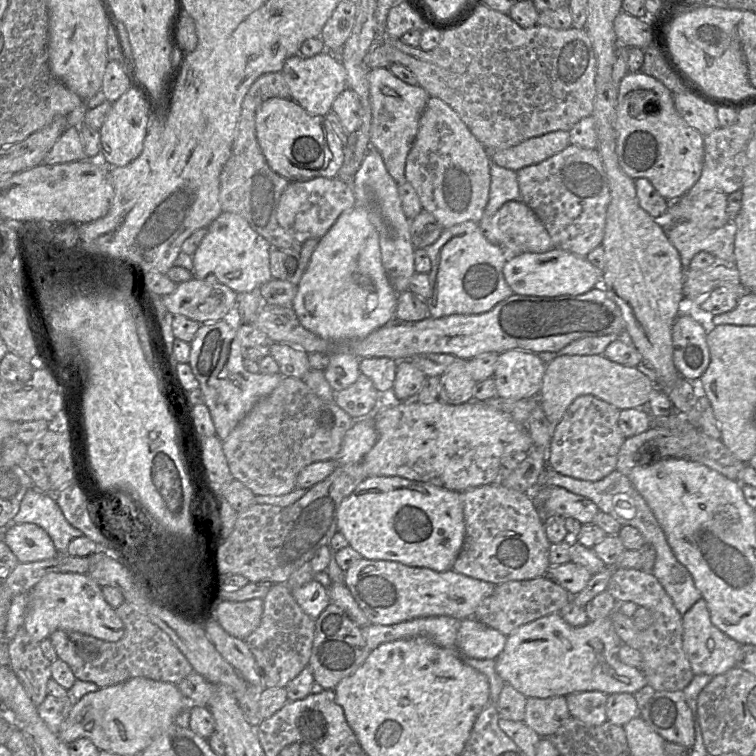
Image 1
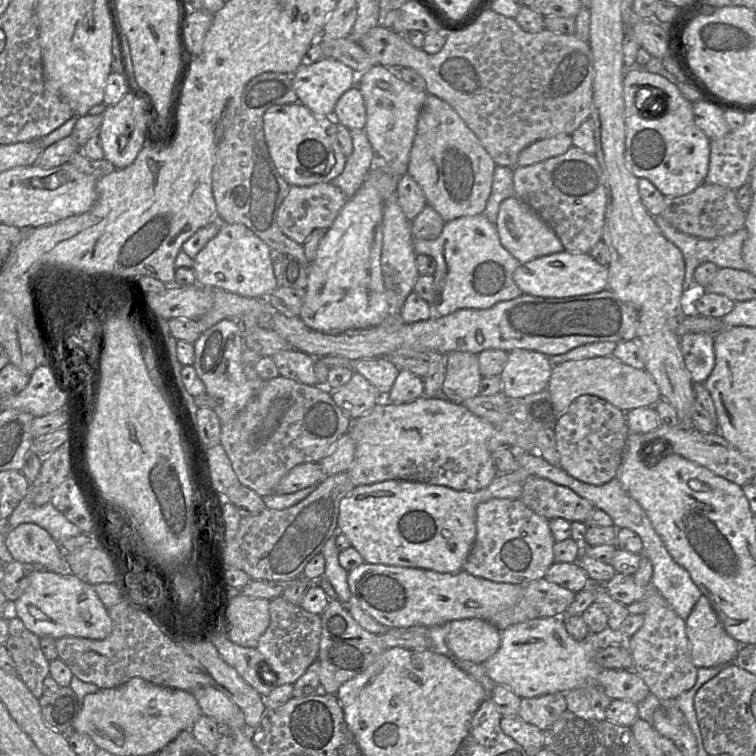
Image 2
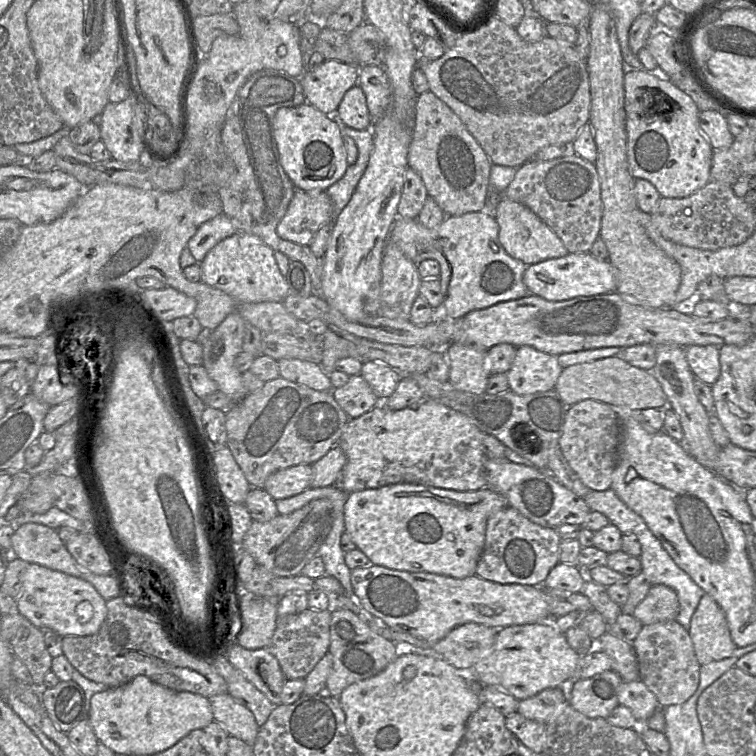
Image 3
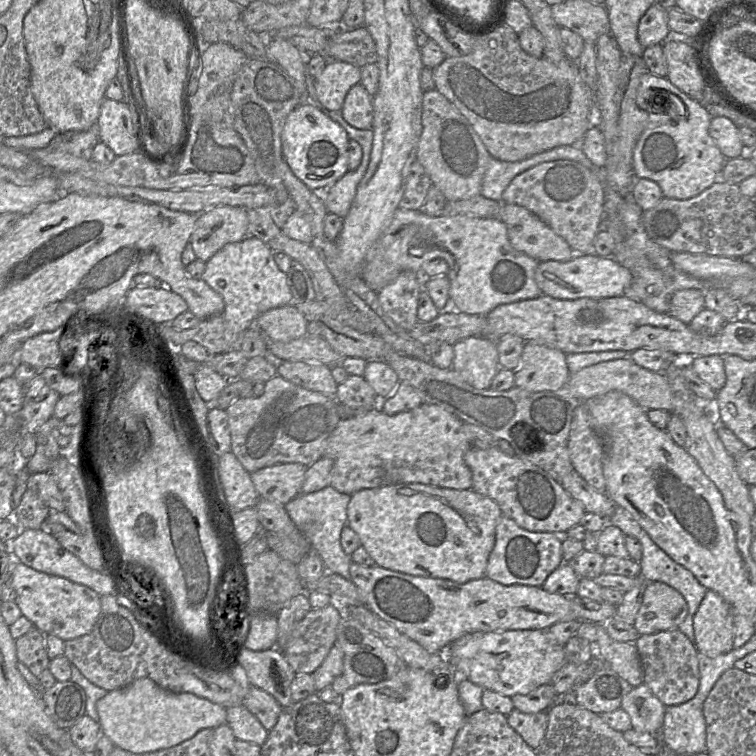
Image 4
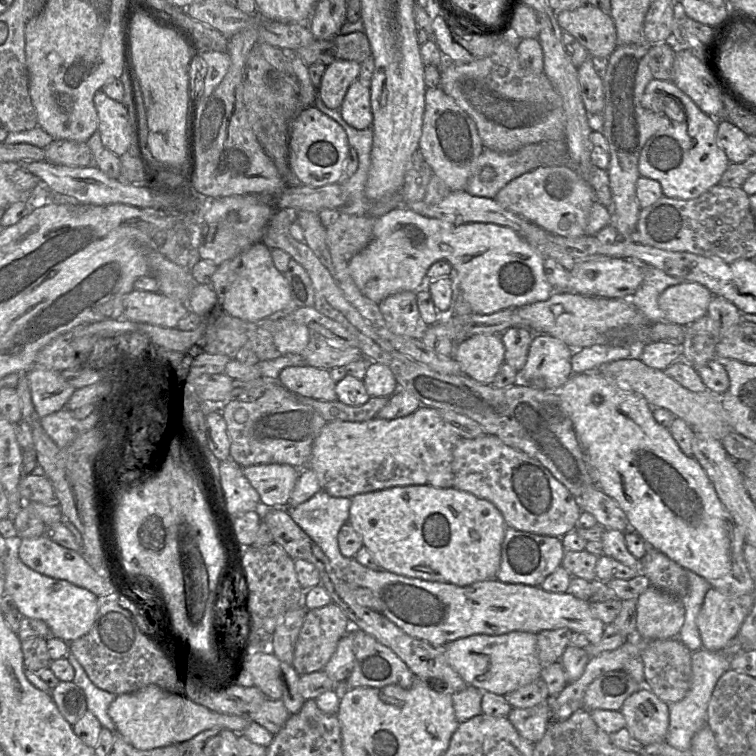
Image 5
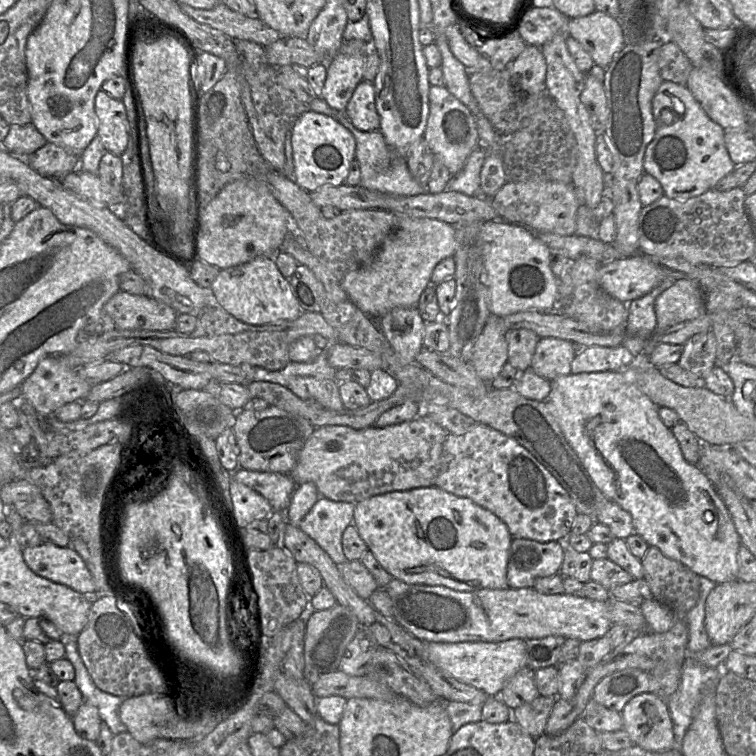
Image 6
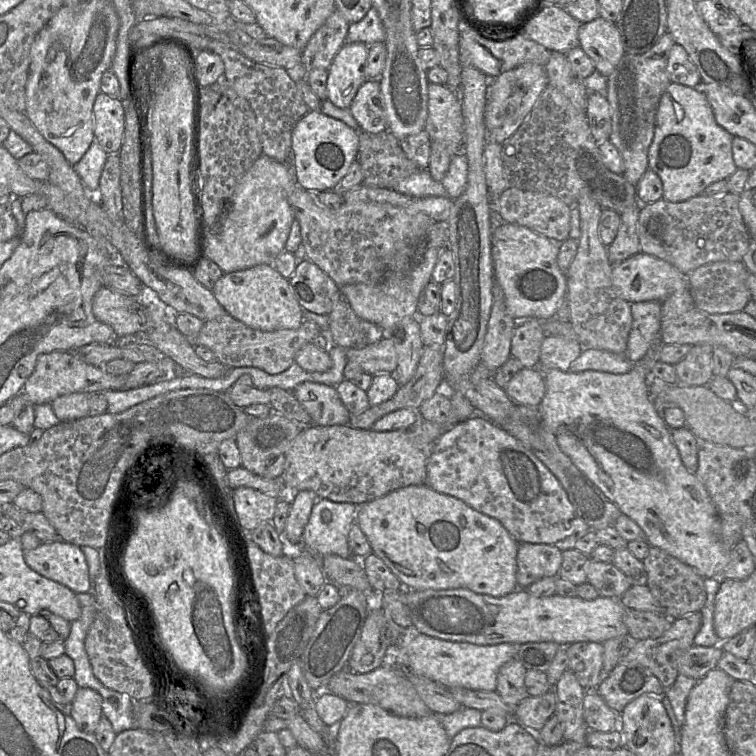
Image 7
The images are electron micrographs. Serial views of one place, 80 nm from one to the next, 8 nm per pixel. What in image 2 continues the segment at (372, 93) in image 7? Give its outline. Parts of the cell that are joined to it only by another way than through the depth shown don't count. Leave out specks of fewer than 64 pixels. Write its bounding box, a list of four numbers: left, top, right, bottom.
[334,85,366,130]

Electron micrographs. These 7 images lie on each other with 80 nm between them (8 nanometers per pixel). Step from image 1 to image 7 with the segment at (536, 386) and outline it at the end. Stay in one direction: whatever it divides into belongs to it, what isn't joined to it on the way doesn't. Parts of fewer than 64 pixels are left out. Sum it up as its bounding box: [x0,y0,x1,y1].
[538,336,582,372]

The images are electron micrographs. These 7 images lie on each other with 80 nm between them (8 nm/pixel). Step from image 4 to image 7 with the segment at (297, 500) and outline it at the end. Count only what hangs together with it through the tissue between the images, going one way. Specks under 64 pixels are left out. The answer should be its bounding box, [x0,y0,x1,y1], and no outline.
[303,498,357,559]

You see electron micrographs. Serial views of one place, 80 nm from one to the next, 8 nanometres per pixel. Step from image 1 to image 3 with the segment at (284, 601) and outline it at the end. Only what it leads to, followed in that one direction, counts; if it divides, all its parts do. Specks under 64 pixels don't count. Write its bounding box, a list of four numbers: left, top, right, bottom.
[265,608,330,679]

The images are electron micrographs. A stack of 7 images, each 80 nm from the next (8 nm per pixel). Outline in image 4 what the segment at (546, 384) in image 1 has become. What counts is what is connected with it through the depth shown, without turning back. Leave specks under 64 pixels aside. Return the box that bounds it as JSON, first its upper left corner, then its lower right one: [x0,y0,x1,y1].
[556,359,673,413]

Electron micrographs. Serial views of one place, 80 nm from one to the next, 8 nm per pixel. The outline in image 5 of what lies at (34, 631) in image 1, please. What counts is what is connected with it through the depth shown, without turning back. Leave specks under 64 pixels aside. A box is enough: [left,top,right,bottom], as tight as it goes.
[4,547,98,643]

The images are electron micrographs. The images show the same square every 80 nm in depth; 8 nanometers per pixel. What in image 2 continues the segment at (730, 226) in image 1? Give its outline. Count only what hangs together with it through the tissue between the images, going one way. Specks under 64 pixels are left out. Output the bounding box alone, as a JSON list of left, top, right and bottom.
[653,216,747,290]

